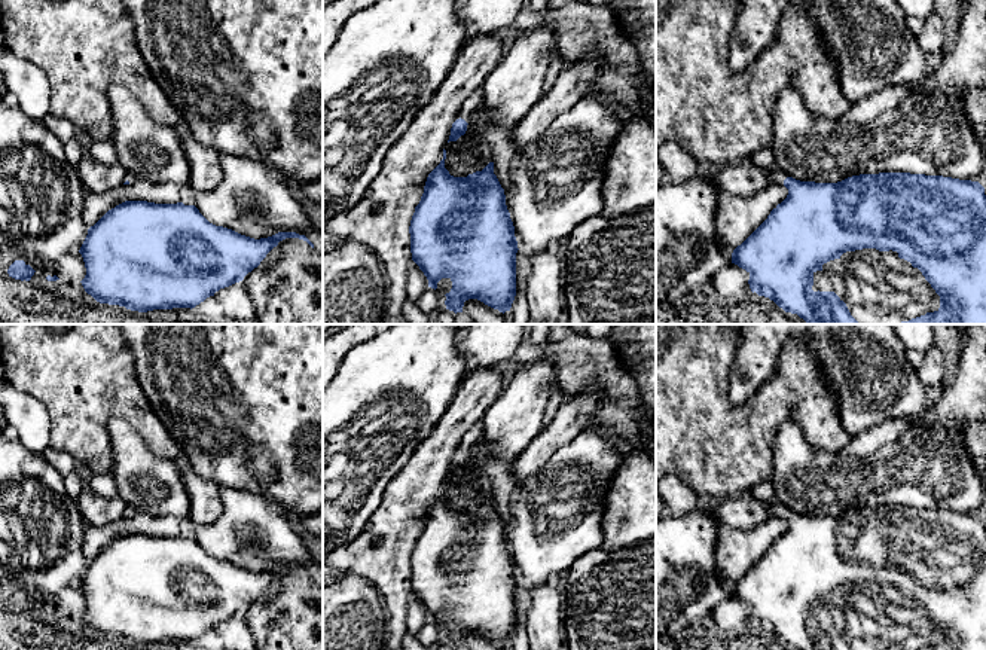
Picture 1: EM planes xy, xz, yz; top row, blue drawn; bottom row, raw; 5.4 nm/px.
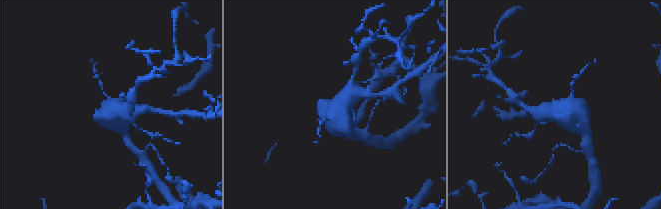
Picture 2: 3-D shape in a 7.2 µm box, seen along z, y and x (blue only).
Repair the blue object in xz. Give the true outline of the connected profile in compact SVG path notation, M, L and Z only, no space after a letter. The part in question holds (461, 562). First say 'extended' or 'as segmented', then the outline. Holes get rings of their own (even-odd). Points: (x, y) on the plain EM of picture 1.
as segmented | M446 483L443 492L428 507L424 527L410 553L410 586L412 593L419 599L428 613L428 620L437 622L442 611L452 614L452 622L446 626L446 643L463 646L464 635L477 632L500 646L510 644L516 629L516 586L518 574L515 559L506 538L504 522L494 507L494 495L489 495L482 504L467 510L454 510L445 501Z

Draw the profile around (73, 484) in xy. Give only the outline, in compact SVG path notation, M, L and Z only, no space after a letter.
M76 470L64 476L64 486L65 486L67 494L73 500L77 500L79 494L85 488L83 482Z

